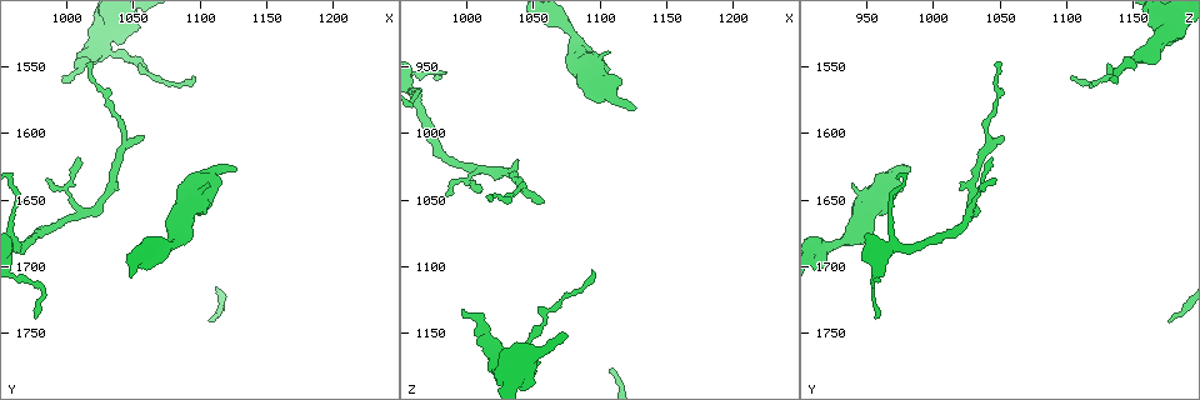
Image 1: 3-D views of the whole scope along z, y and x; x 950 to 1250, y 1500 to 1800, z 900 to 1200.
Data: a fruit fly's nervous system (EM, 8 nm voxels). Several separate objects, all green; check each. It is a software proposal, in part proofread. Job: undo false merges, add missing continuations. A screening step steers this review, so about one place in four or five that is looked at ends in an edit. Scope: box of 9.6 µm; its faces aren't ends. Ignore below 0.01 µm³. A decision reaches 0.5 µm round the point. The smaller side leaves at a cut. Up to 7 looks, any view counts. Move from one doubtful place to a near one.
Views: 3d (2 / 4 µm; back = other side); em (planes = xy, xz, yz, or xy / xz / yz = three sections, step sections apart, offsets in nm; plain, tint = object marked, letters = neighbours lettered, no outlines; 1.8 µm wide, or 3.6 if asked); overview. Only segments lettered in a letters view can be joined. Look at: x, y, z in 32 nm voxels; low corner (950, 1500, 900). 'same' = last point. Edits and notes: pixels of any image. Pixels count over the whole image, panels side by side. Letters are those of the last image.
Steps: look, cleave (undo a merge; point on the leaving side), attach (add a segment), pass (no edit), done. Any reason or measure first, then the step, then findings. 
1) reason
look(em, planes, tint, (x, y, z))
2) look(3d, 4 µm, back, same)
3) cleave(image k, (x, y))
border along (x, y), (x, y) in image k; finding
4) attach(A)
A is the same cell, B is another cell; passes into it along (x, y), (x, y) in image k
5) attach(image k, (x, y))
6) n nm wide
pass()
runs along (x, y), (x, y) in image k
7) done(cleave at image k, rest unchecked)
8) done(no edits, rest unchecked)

branch stops here
look(em, yz, step 8, tint, (1126, 1624, 984))

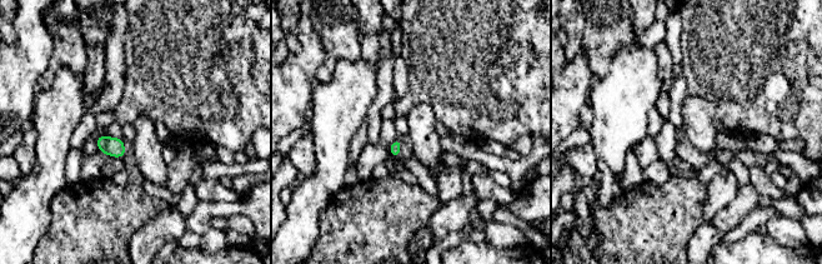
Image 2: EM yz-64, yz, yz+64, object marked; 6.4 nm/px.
look(em, planes, letters, same)

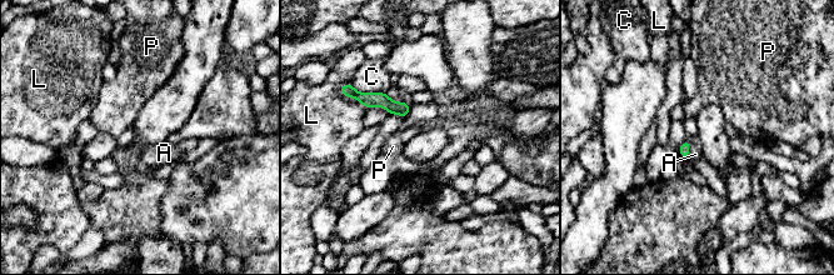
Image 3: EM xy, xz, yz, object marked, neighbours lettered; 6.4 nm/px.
C touches over 240 nm
attach(A)
A is the same cell, C, L and P are other cells; it goes on there

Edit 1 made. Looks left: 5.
look(em, xy, step 16, letters, (1058, 1602, 1050))

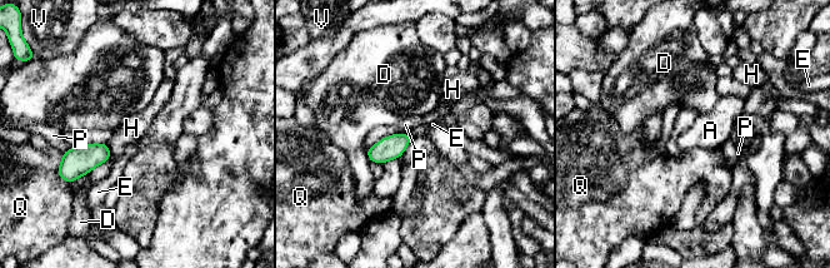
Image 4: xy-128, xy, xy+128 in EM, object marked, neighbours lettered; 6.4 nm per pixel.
look(em, planes, letters, same)

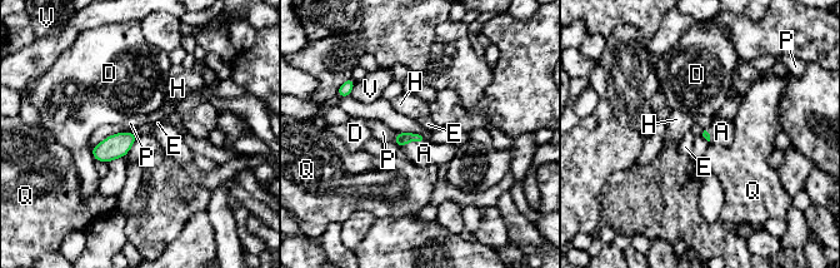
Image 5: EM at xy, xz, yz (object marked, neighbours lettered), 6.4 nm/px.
attach(A)
A is the same cell, D, E, H, P, Q and V are other cells; the neuron continues

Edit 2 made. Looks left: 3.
branch stops here
look(3d, 4 µm, (996, 1560, 1134))

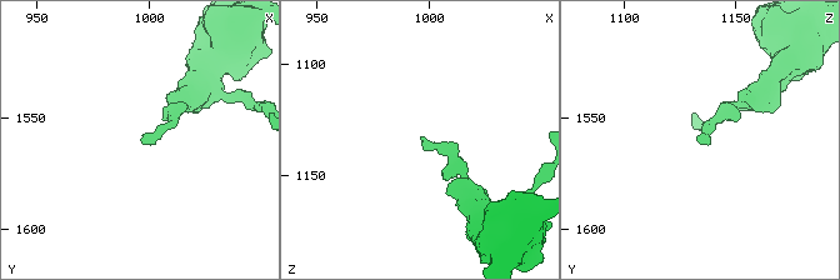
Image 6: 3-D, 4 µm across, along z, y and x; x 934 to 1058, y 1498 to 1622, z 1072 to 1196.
look(em, planes, letters, (997, 1561, 1133))

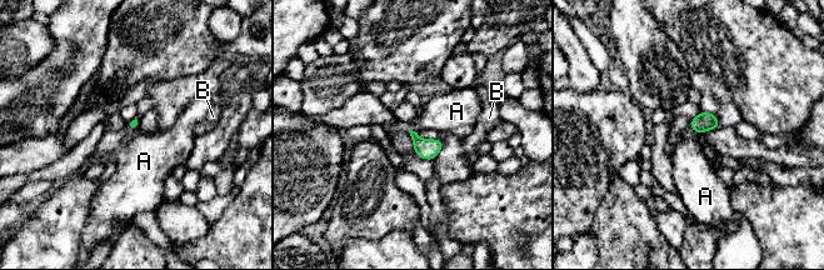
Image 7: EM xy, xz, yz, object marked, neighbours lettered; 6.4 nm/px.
pass()
A and B are other cells; border along (138, 125), (130, 131) in image 7; no lettered segment goes on from it

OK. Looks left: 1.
done(attach at image 3, attach at image 5, rest unchecked)

